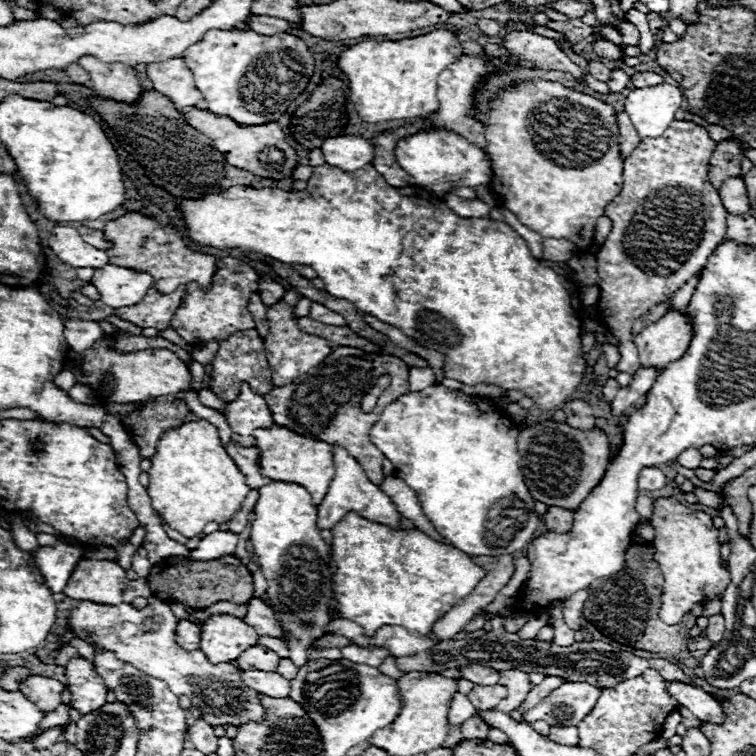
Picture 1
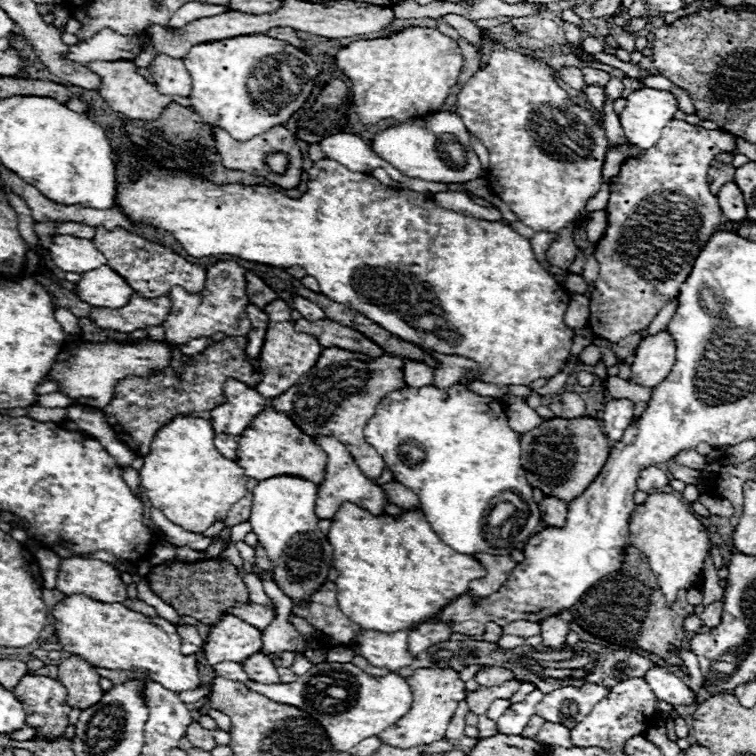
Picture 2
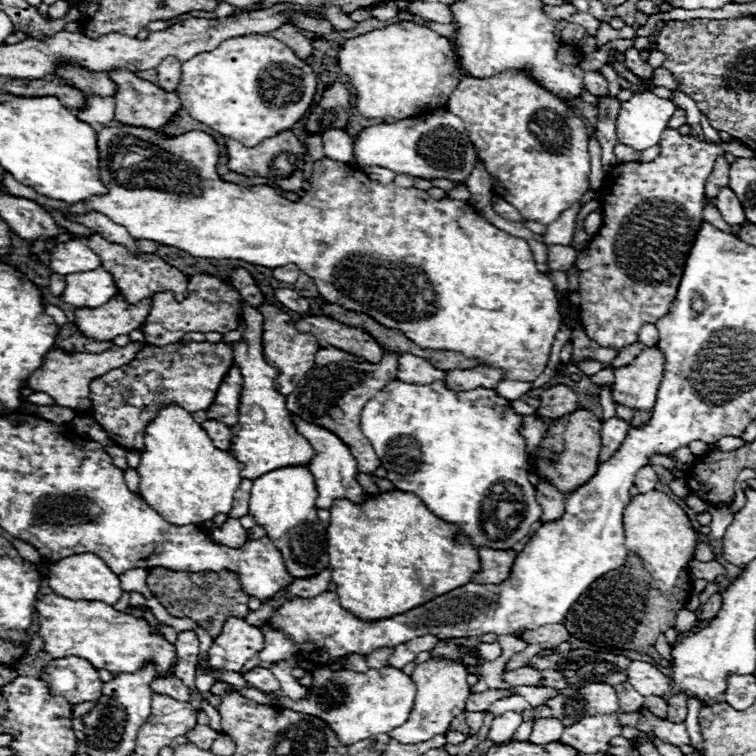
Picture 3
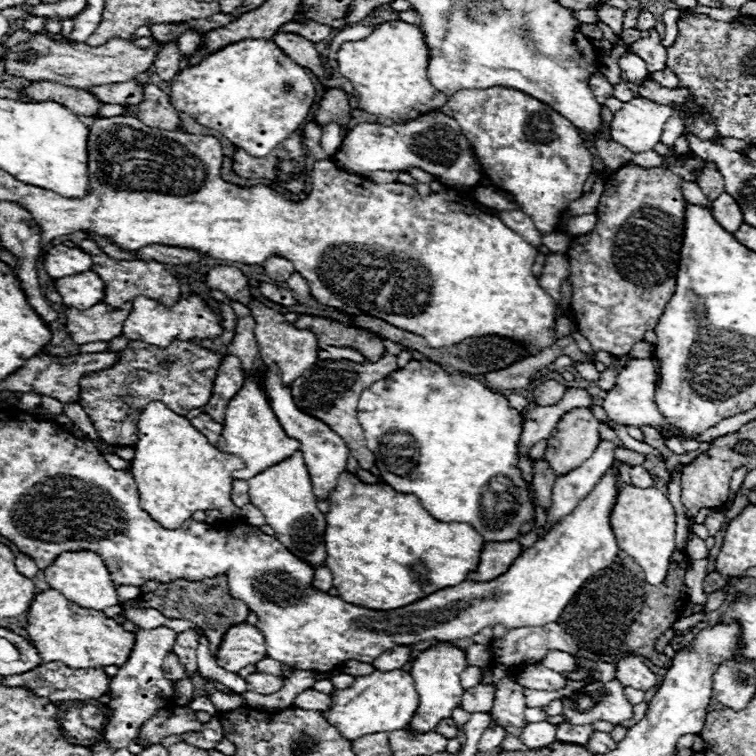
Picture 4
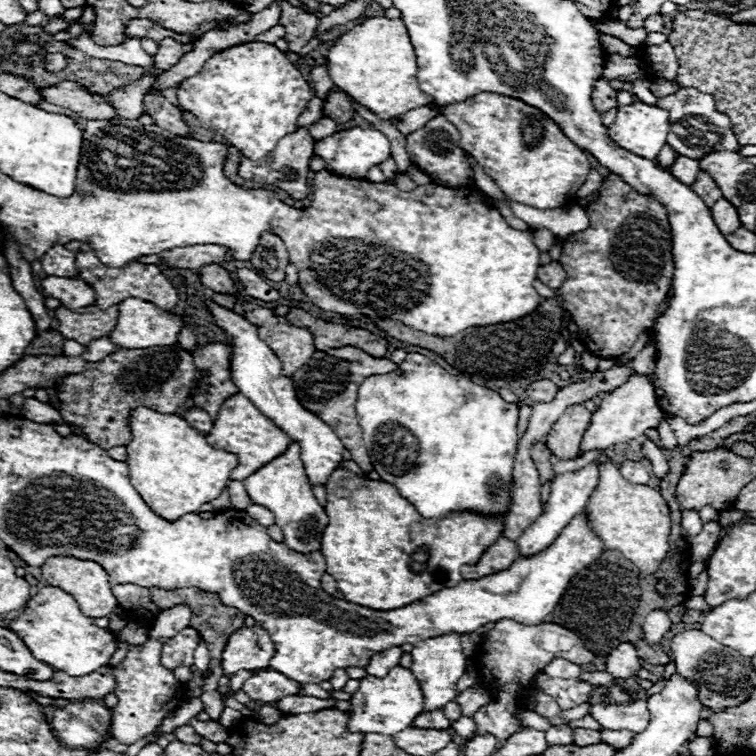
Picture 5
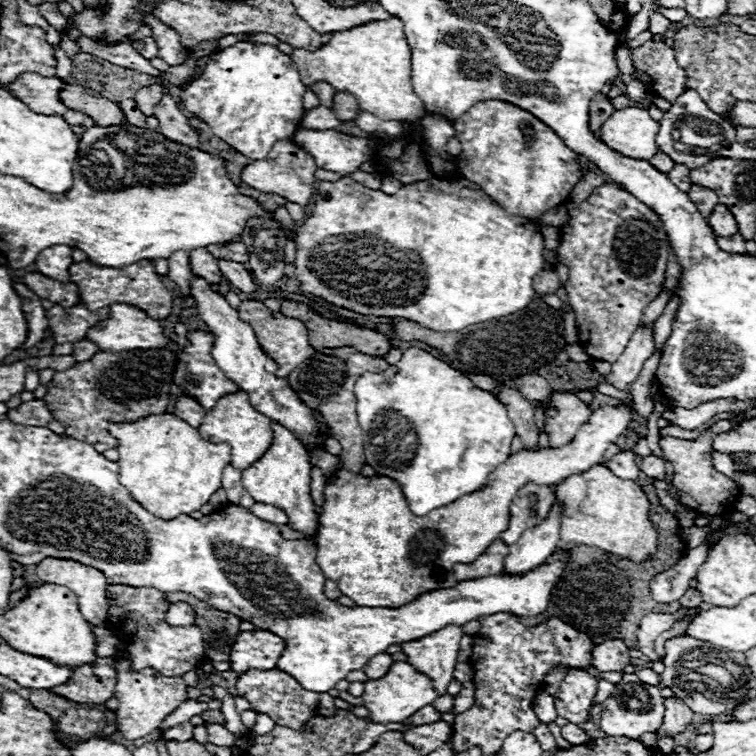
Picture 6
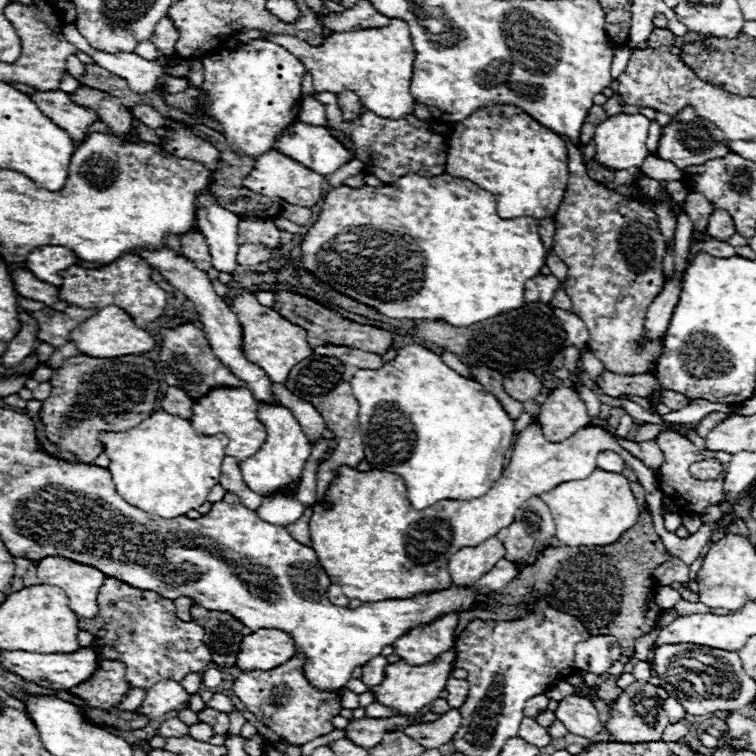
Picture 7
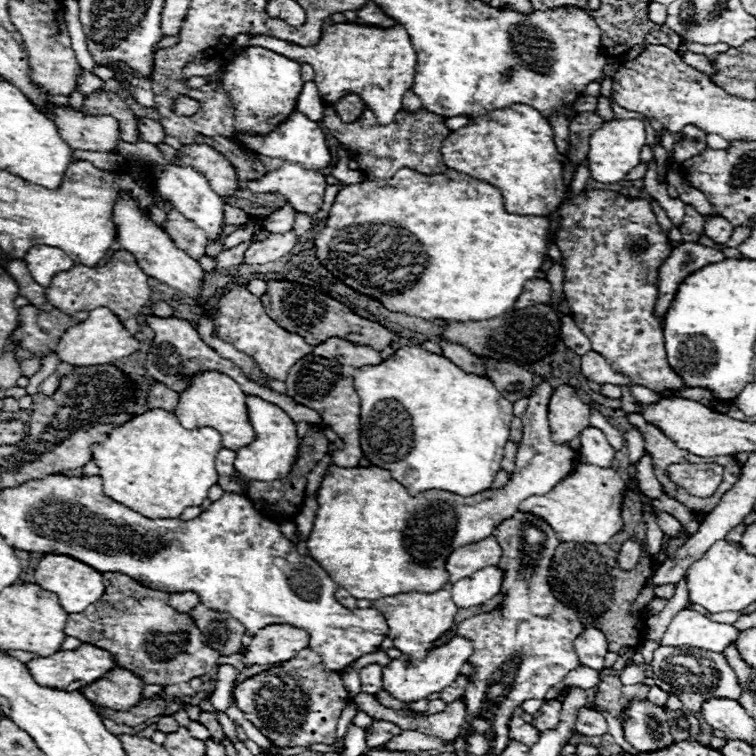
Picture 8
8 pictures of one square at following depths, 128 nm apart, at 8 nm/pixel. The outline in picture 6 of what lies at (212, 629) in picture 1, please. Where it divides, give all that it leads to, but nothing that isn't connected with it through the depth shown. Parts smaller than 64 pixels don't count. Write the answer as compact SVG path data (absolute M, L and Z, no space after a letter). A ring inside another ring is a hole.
M266 630L240 632L234 650L230 652L230 668L238 674L244 674L252 668L272 670L282 656L284 640Z

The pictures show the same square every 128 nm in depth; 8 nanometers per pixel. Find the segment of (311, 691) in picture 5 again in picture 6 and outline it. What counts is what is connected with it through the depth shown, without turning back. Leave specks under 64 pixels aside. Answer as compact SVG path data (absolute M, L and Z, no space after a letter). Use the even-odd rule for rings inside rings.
M320 692L320 698L318 698L318 710L322 716L332 716L336 706L334 706L334 698L328 694L328 692Z

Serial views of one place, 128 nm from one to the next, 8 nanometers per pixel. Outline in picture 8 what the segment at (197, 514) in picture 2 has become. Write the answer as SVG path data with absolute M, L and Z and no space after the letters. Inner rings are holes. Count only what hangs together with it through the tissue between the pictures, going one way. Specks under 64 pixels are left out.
M154 408L136 416L124 426L114 428L104 442L96 442L92 446L92 456L94 462L100 466L106 496L132 510L138 510L148 518L178 518L186 508L200 506L202 500L208 496L208 490L218 482L216 454L220 448L222 436L218 434L218 430L186 430L172 412Z

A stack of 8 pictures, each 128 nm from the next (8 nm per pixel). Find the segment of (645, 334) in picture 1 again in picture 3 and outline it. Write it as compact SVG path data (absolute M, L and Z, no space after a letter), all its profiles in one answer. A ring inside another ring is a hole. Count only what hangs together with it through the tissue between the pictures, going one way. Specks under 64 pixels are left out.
M658 346L644 348L628 366L616 368L612 398L632 410L652 410L664 378L664 354Z

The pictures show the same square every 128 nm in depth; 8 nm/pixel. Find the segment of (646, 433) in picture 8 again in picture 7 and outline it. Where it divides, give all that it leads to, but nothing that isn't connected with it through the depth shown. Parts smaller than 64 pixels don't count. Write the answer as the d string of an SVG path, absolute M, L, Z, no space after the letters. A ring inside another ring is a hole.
M662 432L662 434L658 434L656 442L658 442L658 446L660 446L662 454L664 454L664 462L662 462L662 466L660 466L658 482L660 482L662 486L670 486L670 488L662 488L662 490L676 500L674 504L676 504L678 508L682 508L682 510L686 510L686 512L698 512L698 514L700 514L700 512L702 512L704 508L708 508L708 506L722 504L722 498L724 498L724 494L722 494L722 484L724 484L724 476L726 476L726 474L722 474L722 478L712 480L712 488L710 488L710 482L708 482L708 480L696 480L696 478L690 474L690 470L688 470L690 464L700 462L700 460L708 460L708 452L700 452L688 438L682 438L682 436L674 434L674 432Z

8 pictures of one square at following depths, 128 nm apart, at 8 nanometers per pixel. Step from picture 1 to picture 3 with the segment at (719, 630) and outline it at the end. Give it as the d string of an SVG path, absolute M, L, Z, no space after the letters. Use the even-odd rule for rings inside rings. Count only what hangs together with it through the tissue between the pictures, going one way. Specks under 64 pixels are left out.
M710 598L710 600L702 606L702 620L712 620L712 618L716 618L720 606L722 606L722 598Z

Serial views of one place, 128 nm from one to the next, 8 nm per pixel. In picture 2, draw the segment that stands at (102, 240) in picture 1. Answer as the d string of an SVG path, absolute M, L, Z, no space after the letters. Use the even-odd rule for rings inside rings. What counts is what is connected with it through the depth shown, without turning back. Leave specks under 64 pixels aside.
M66 222L66 224L60 224L58 234L70 234L70 236L76 236L76 238L86 238L86 240L92 240L96 230L92 226L82 226L82 224L76 224L76 222Z

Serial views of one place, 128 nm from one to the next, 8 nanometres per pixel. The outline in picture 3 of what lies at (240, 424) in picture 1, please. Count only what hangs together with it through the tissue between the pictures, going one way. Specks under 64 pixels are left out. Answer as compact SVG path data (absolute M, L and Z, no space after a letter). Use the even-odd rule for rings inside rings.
M234 366L232 370L228 370L224 382L220 384L218 396L216 396L214 404L208 410L208 418L226 424L228 428L236 426L238 424L238 416L240 416L238 406L240 406L242 388L244 388L244 380L242 380L240 368Z

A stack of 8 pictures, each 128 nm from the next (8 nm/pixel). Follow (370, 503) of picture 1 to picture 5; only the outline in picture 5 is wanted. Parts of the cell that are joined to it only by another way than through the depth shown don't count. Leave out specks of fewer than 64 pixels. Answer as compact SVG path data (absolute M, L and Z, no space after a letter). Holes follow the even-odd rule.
M206 300L206 306L212 312L214 322L220 328L224 328L228 338L232 340L232 352L234 352L232 354L232 378L234 378L234 384L238 386L238 390L242 394L246 394L246 398L250 398L250 402L254 402L254 406L262 414L266 414L294 442L300 444L302 462L306 466L306 474L310 478L310 484L324 486L328 482L332 470L338 468L342 462L342 454L346 448L342 446L340 438L334 434L334 430L330 430L330 426L326 426L326 422L322 422L316 414L310 414L310 410L300 406L292 380L282 376L282 362L266 346L266 342L262 342L258 338L256 328L246 318L242 318L242 316L234 314L232 310L226 310L210 300Z

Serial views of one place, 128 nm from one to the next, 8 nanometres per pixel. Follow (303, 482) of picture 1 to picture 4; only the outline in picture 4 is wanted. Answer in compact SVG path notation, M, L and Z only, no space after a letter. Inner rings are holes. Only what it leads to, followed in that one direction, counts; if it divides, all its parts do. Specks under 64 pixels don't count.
M232 302L232 308L234 308L234 314L236 314L238 326L236 326L236 334L234 334L232 342L226 346L226 354L232 354L232 356L240 358L246 384L238 392L238 398L234 398L234 402L230 402L230 406L226 408L224 432L222 432L222 438L220 438L220 442L216 446L222 452L236 454L236 456L240 456L244 460L246 467L232 472L232 478L233 480L247 480L252 476L256 476L256 474L260 474L260 472L264 472L266 468L290 458L296 450L300 450L300 442L292 440L282 430L276 414L272 414L274 410L270 408L268 396L266 396L266 392L262 388L262 370L266 368L266 364L264 364L262 354L260 354L258 342L254 338L256 322L254 322L254 318L250 314L250 308L240 304L240 302Z

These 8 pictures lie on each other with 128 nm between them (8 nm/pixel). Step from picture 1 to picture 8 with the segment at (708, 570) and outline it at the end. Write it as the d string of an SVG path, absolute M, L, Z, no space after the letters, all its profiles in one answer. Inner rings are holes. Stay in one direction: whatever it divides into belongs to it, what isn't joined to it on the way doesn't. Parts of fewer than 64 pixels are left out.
M582 462L574 474L564 478L550 494L530 496L522 502L522 512L532 512L544 518L558 534L562 542L590 542L590 544L606 544L614 534L618 534L624 526L622 520L622 502L628 484L626 480L612 468L598 468Z

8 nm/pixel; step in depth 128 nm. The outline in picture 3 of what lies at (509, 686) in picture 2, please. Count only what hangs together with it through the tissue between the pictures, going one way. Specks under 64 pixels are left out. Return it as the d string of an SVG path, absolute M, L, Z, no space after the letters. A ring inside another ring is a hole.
M518 686L518 688L514 688L512 692L524 696L532 706L540 706L544 700L548 700L548 698L560 694L560 691L554 688L542 688L536 686ZM490 688L490 690L484 690L484 692L478 692L478 694L470 694L466 698L466 710L488 710L490 704L494 704L496 700L500 698L506 698L510 696L508 690L496 690L496 688Z

